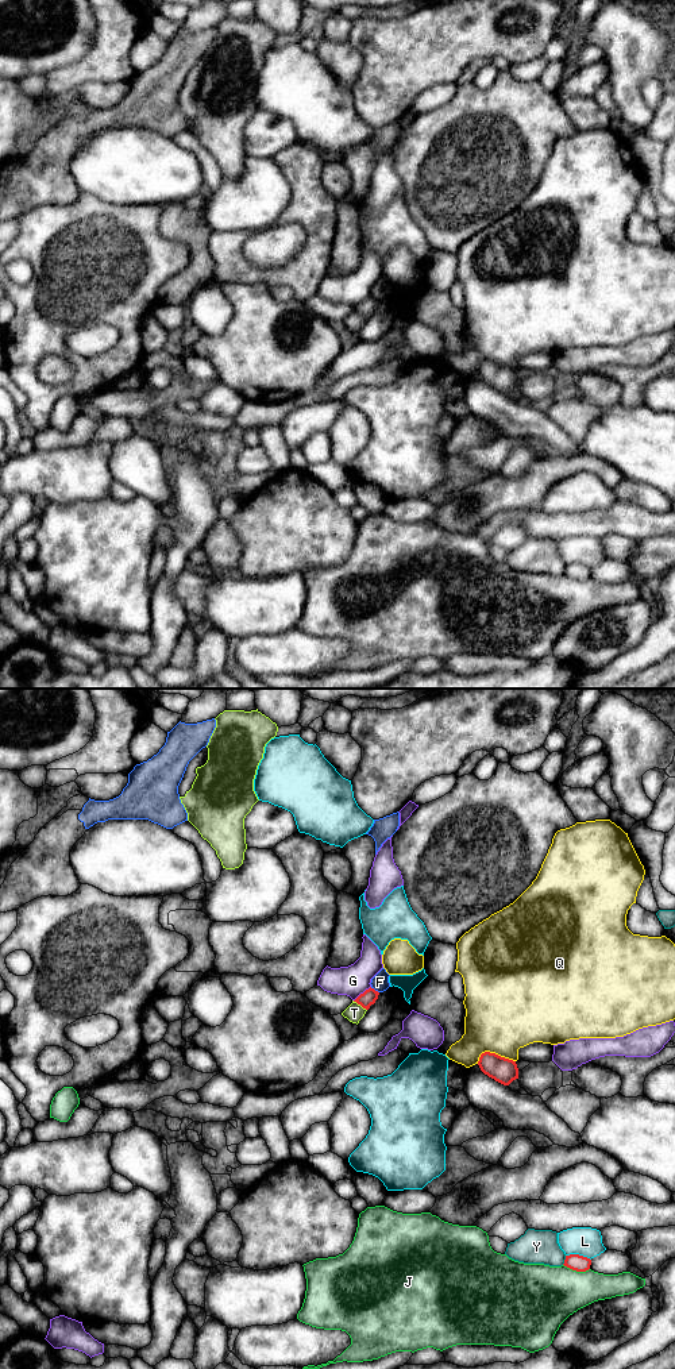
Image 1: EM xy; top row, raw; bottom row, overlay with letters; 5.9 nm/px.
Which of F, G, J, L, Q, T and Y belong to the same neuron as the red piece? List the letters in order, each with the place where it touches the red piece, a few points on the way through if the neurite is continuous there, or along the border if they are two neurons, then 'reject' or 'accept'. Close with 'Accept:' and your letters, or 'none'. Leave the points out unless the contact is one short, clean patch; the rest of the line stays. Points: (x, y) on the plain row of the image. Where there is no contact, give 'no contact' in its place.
F: xy (373, 297) | along xy (370, 296), (378, 301) | reject
G: xy (363, 301) | reject
J: xy (577, 579) | reject
L: xy (578, 563) | reject
Q: xy (493, 362) | reject
T: xy (359, 312) | reject
Y: xy (564, 569) | reject
Accept: none

